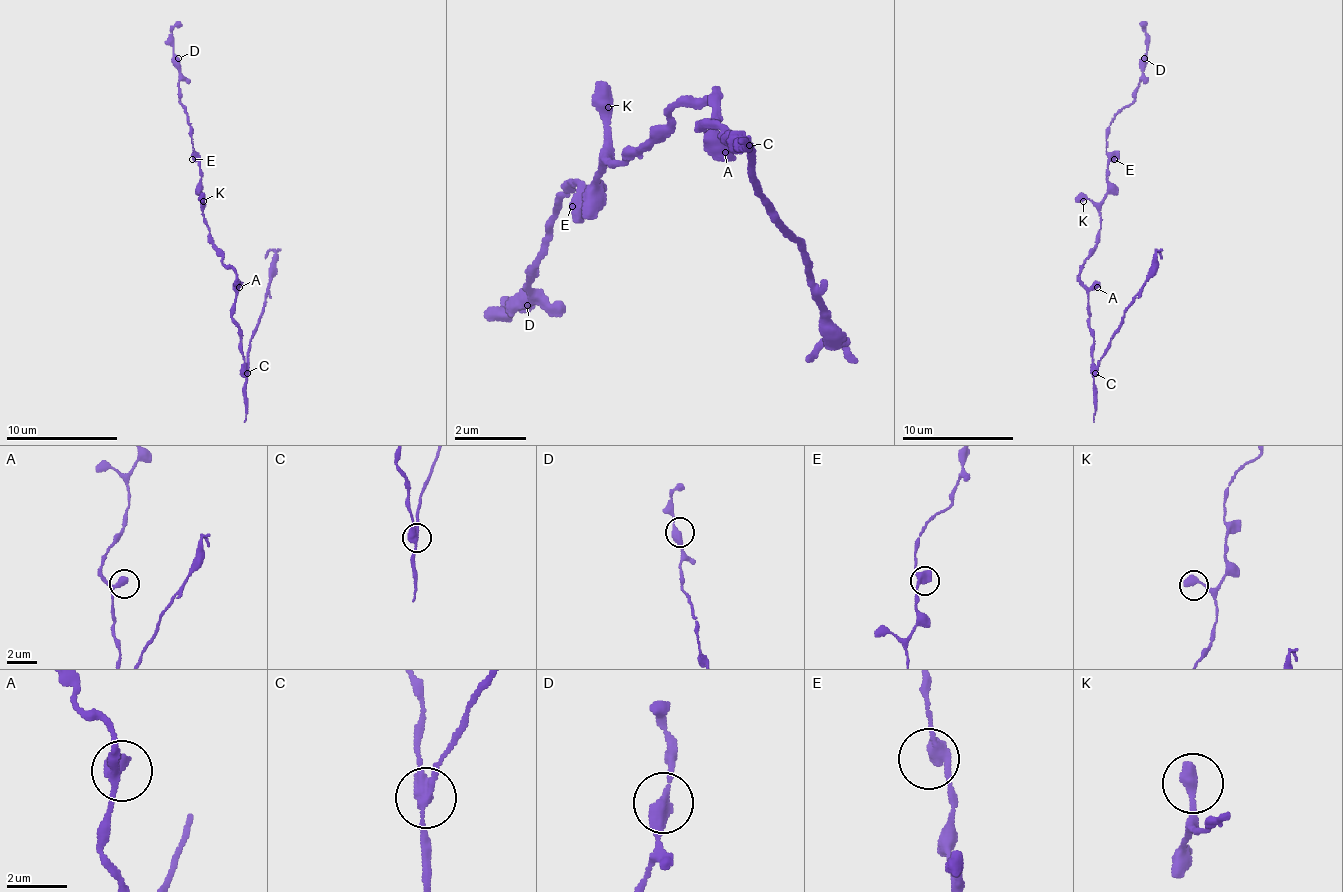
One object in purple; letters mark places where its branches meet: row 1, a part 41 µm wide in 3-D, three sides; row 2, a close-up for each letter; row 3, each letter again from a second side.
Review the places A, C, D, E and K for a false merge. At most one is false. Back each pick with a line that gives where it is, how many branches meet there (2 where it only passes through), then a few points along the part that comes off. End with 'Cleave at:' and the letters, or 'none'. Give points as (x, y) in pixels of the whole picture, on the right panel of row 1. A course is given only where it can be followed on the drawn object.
C: (1095, 373) | 3 | (1094, 373), (1111, 334), (1128, 304), (1147, 279), (1153, 256), (1158, 251), (1161, 259)
Cleave at: C

